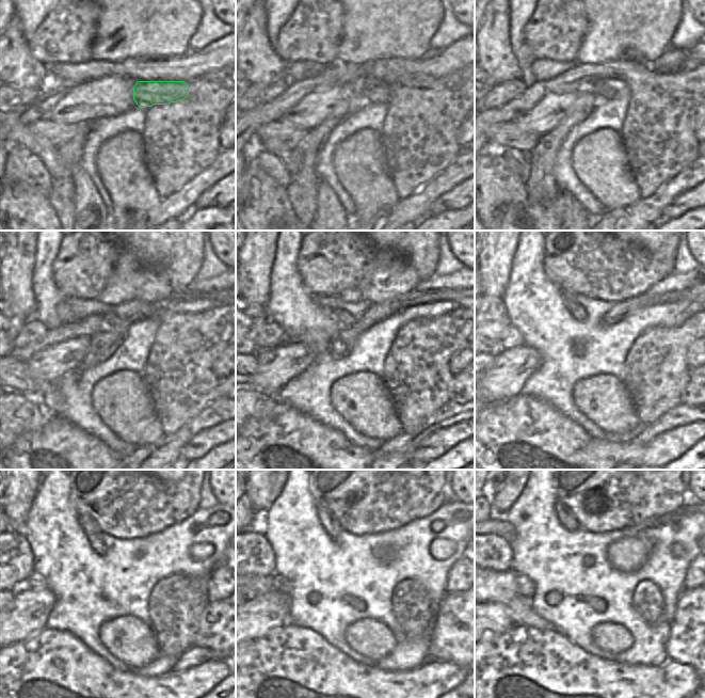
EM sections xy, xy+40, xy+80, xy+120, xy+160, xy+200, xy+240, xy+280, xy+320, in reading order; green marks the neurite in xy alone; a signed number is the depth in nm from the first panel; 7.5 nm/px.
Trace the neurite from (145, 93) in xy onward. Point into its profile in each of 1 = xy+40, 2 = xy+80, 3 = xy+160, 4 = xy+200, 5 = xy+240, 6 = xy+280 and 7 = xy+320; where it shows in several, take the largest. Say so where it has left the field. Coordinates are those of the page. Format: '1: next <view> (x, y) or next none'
1: next xy+40 (373, 91)
2: next xy+80 (604, 89)
3: next xy+160 (345, 320)
4: next xy+200 (577, 311)
5: next xy+240 (92, 529)
6: next xy+280 (326, 518)
7: next xy+320 (564, 514)

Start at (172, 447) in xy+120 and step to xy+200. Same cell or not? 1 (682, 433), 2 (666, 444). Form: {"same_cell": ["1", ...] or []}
{"same_cell": []}

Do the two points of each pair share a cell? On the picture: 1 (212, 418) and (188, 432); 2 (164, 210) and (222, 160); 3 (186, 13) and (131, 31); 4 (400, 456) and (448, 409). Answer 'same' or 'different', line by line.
1: same
2: same
3: same
4: same

